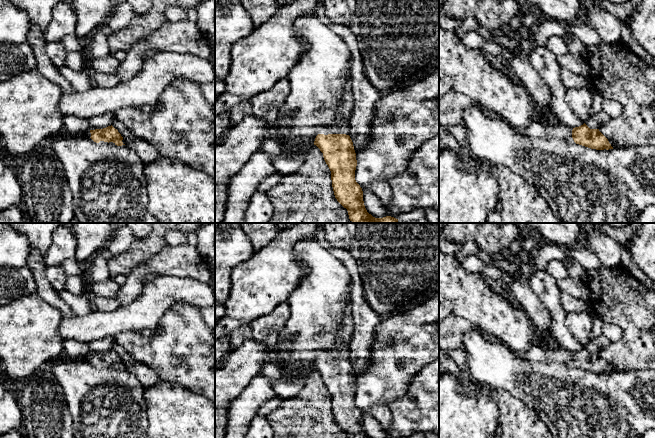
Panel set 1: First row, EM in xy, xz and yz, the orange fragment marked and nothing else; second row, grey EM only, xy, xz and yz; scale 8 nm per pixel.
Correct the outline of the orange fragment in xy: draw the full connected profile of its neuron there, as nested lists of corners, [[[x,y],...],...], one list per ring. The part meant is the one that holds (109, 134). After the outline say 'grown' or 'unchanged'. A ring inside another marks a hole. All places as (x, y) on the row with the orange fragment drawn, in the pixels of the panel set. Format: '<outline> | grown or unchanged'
[[[112,125],[103,129],[89,130],[87,135],[96,143],[115,144],[117,146],[125,145],[124,138]]] | grown

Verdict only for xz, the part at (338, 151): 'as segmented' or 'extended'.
extended

